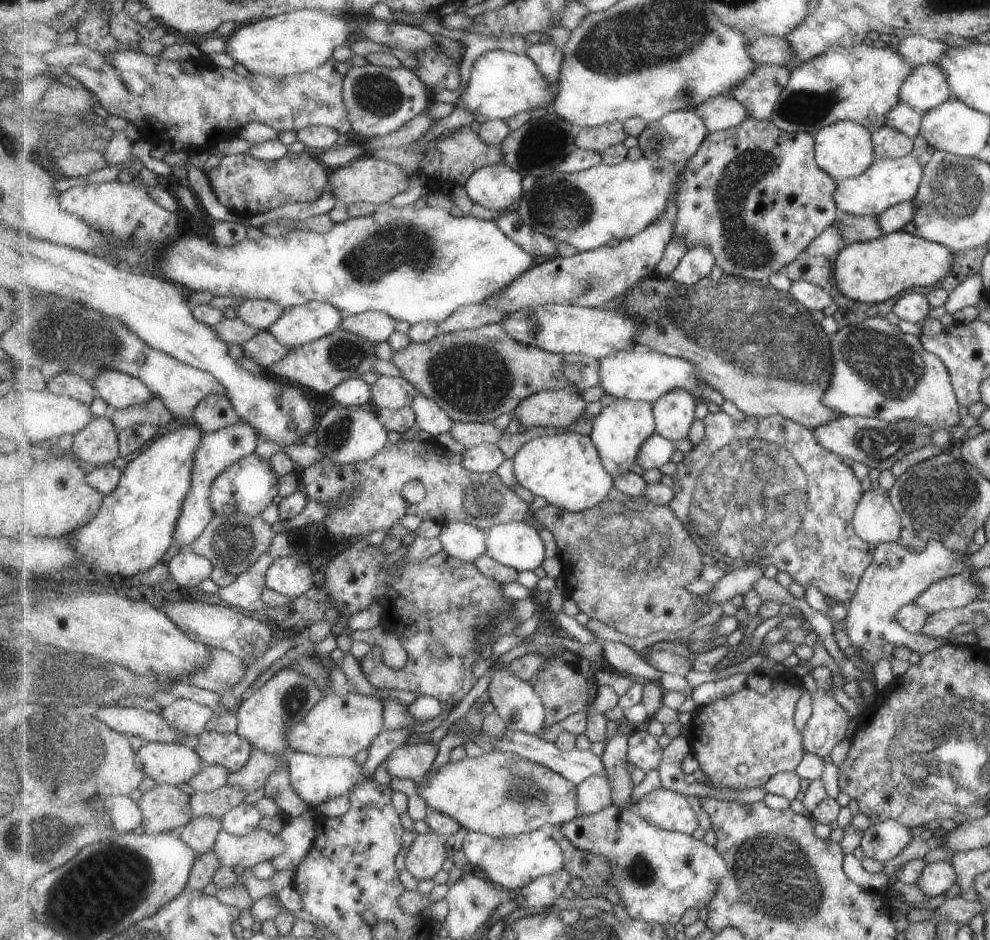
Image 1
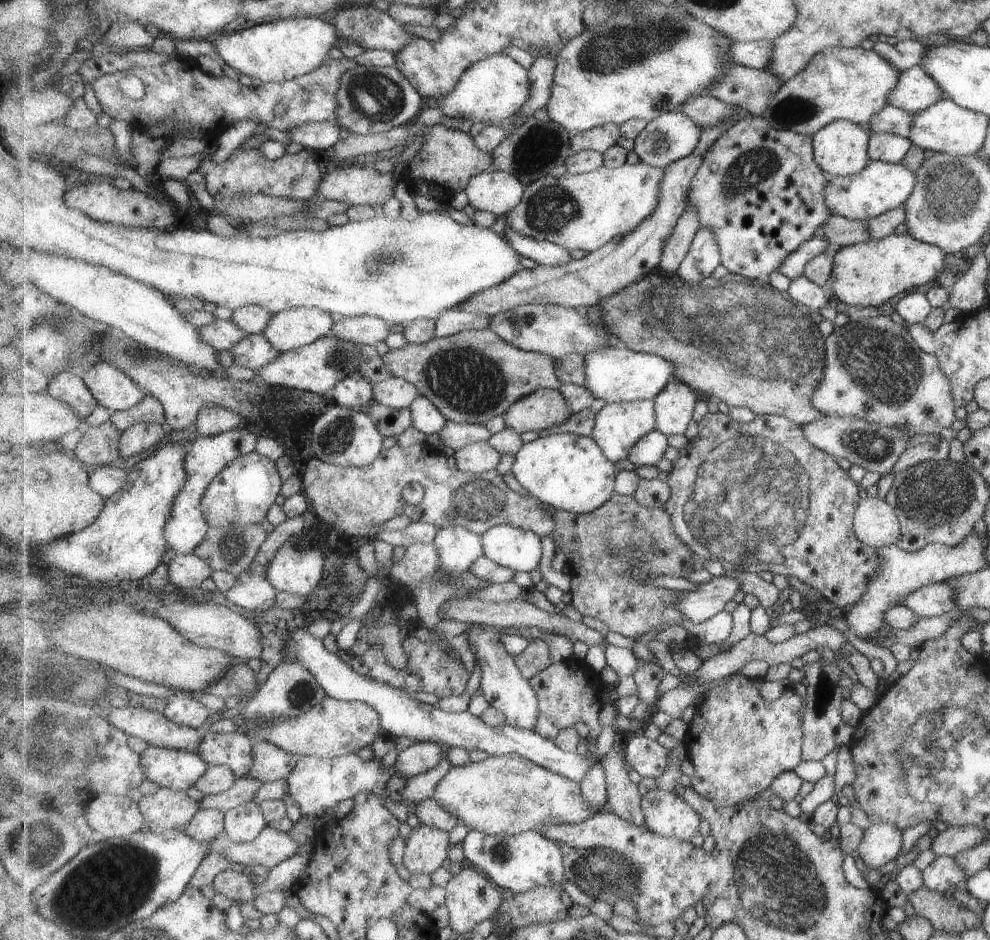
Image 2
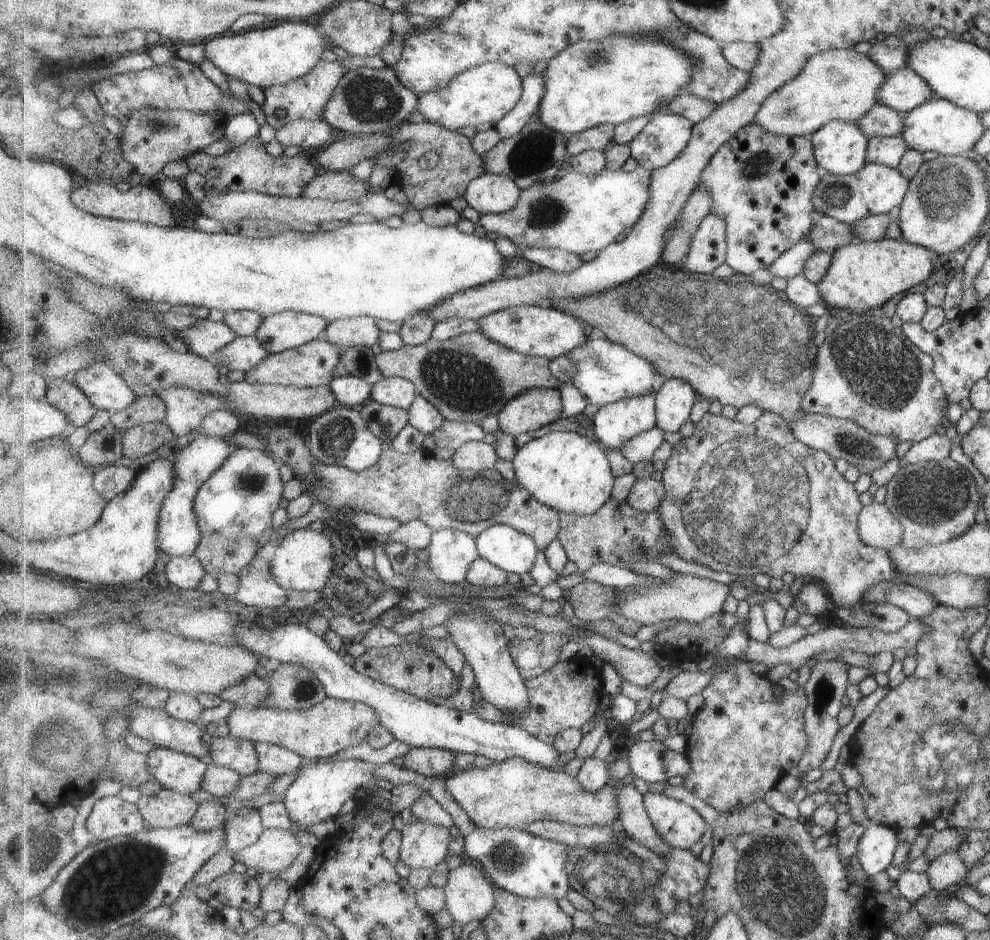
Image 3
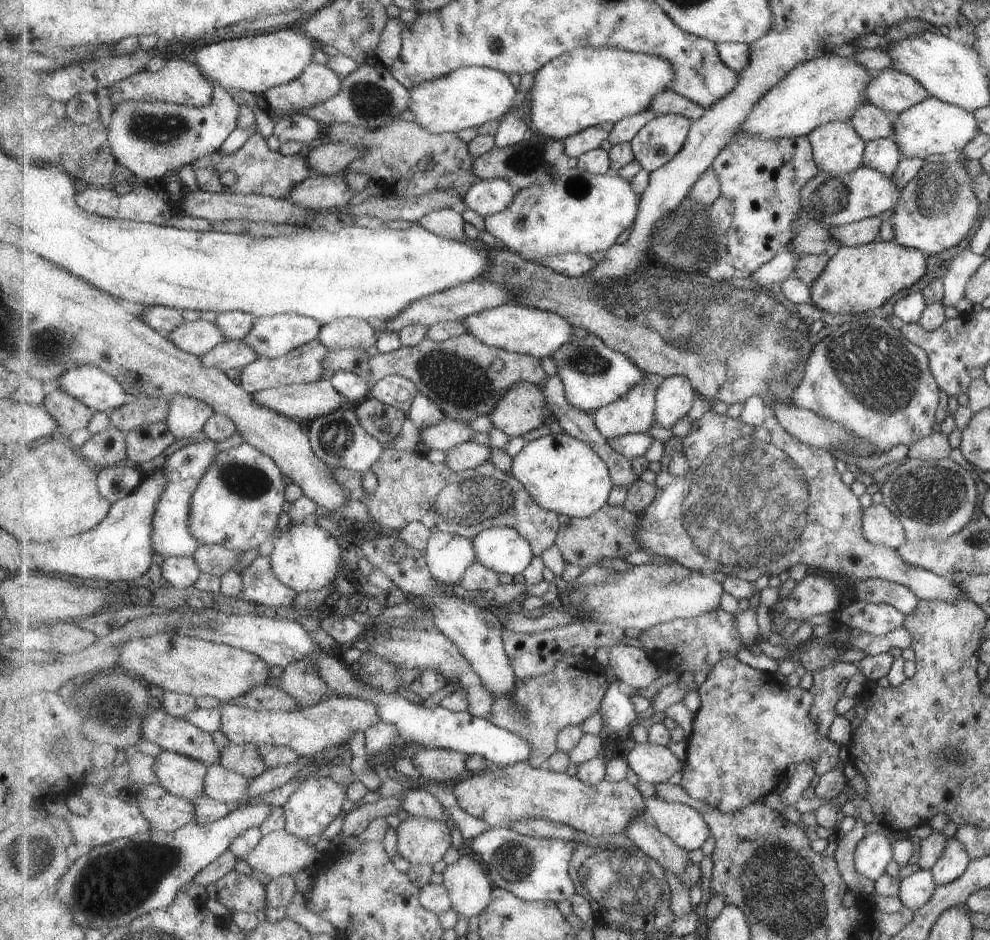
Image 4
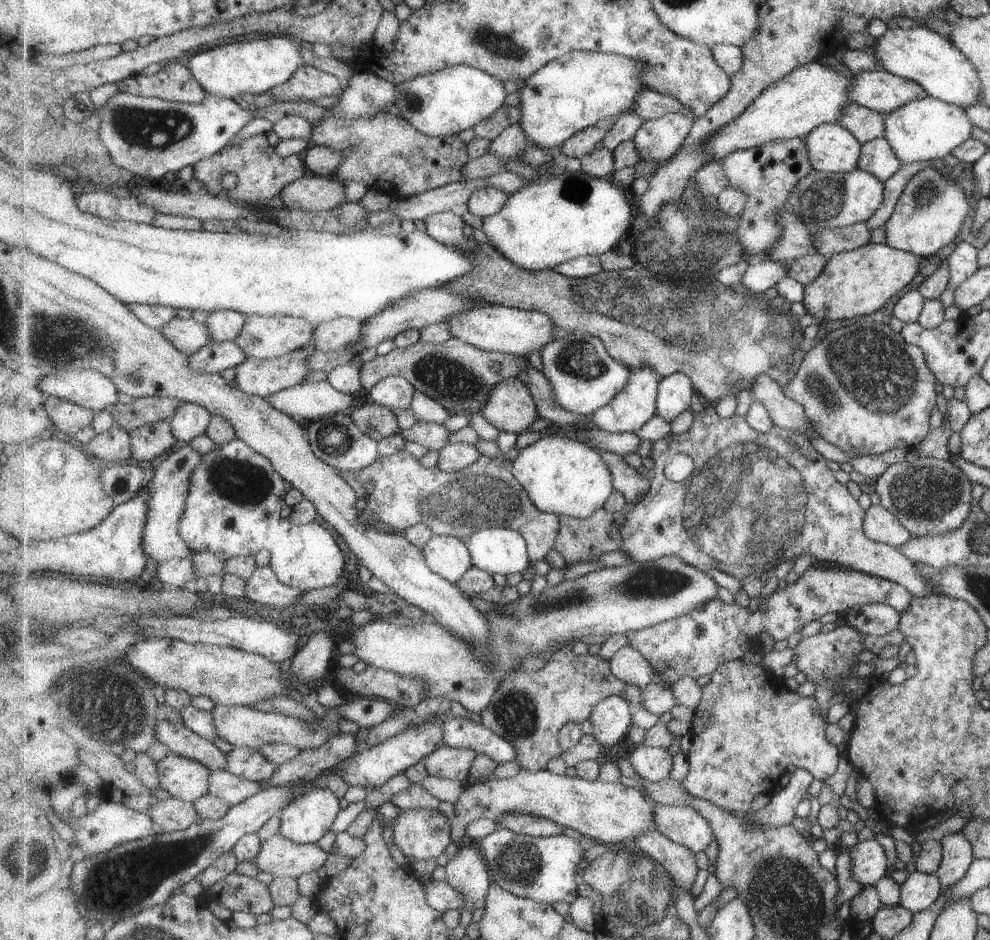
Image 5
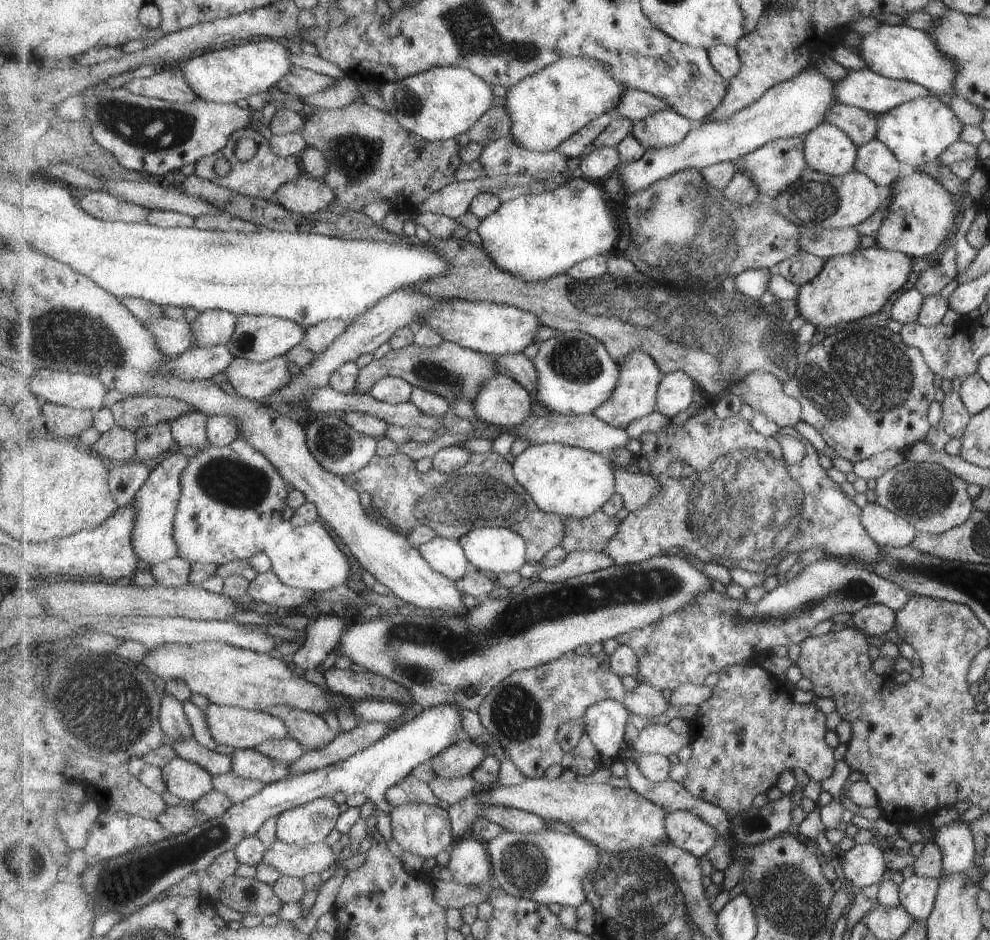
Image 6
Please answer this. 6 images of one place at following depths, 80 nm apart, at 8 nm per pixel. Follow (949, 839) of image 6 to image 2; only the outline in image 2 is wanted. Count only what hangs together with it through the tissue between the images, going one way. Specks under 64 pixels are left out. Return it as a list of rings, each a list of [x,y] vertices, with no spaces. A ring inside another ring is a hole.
[[[939,855],[923,867],[922,886],[938,893],[945,893],[947,888],[959,884],[966,877],[953,857]]]

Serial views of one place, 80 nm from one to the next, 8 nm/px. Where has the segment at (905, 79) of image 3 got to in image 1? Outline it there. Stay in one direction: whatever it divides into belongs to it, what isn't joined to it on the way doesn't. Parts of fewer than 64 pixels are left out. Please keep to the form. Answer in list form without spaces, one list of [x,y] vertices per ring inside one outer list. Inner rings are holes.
[[[933,63],[913,67],[910,76],[902,82],[898,90],[899,103],[920,110],[922,113],[951,97],[944,71]]]

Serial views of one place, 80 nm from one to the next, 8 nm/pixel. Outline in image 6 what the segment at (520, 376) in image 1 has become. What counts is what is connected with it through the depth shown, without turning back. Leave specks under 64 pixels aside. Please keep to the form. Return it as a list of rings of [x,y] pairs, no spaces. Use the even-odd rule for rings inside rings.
[[[445,341],[441,346],[422,347],[409,345],[391,349],[383,358],[375,359],[360,368],[356,392],[370,394],[370,390],[385,377],[401,377],[415,388],[424,388],[445,397],[451,404],[457,398],[466,398],[473,404],[478,390],[498,372],[496,356],[468,349],[454,342]]]

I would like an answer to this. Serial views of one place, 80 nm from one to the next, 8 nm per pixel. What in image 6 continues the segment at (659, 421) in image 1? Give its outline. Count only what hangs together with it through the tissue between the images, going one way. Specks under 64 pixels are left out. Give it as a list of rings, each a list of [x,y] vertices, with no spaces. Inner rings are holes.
[[[687,371],[666,373],[658,388],[656,411],[672,419],[693,404],[693,394],[697,389],[697,382]]]

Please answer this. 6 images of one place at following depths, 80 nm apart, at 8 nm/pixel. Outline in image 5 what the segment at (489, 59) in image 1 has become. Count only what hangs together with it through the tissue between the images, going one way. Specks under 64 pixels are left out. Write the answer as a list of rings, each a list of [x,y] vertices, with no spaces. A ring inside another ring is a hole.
[[[453,65],[443,70],[413,77],[407,82],[396,85],[396,97],[394,105],[400,112],[400,116],[407,119],[417,130],[430,137],[449,137],[474,128],[485,118],[489,118],[496,110],[505,105],[507,90],[503,81],[469,65]]]

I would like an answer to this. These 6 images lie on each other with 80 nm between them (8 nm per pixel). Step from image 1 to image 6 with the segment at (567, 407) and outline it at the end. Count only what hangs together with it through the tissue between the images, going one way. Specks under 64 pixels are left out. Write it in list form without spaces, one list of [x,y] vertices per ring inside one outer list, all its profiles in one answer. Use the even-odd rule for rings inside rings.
[[[497,373],[478,390],[472,408],[481,421],[503,428],[512,427],[531,416],[533,398],[522,383]]]

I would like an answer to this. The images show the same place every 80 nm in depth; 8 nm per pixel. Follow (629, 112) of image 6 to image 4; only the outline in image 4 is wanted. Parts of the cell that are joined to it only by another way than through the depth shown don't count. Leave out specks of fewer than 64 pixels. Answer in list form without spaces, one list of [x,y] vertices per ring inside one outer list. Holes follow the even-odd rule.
[[[671,89],[665,93],[659,93],[650,104],[650,111],[656,115],[675,113],[690,118],[693,122],[698,121],[706,110],[699,103],[681,96]]]

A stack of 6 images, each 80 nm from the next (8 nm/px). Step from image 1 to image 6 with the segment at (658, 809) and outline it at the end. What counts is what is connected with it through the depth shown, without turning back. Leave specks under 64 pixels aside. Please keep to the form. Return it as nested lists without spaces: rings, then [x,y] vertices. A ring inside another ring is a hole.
[[[683,809],[668,810],[666,829],[670,842],[688,850],[697,858],[705,856],[707,850],[711,850],[715,842],[721,838],[721,834],[714,826],[707,824],[694,812]]]

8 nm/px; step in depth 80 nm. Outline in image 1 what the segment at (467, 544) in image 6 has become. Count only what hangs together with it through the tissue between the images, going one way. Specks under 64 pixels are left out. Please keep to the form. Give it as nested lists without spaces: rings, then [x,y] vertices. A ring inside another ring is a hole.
[[[527,522],[501,523],[487,530],[486,535],[486,554],[519,572],[537,570],[546,558],[539,530]]]

